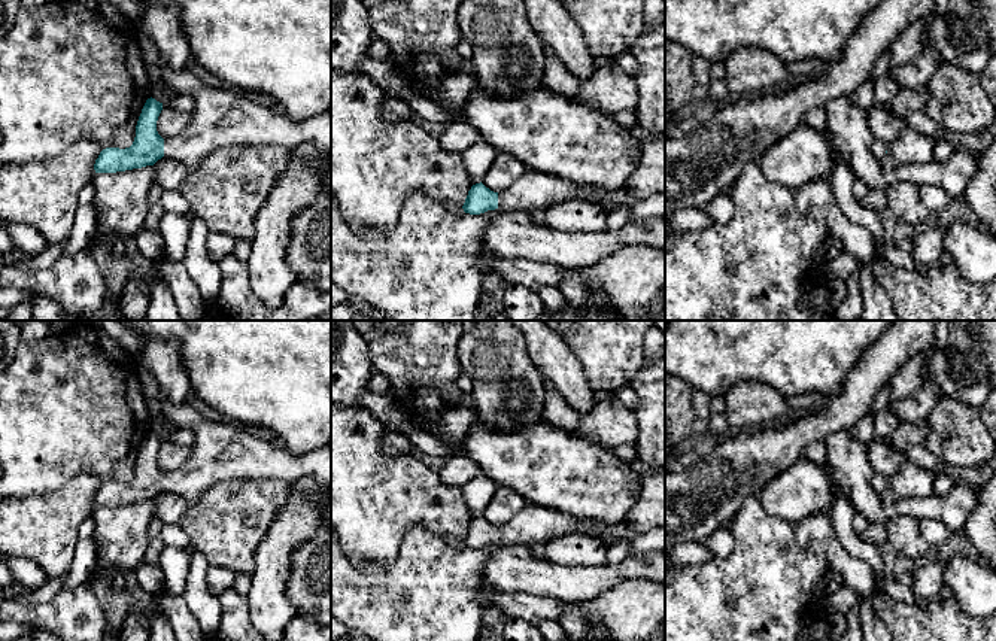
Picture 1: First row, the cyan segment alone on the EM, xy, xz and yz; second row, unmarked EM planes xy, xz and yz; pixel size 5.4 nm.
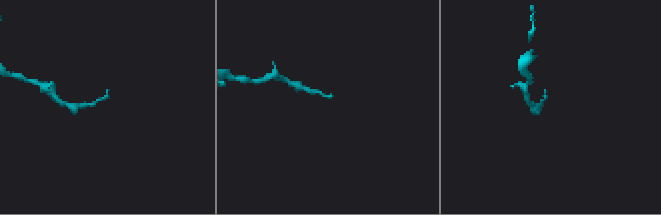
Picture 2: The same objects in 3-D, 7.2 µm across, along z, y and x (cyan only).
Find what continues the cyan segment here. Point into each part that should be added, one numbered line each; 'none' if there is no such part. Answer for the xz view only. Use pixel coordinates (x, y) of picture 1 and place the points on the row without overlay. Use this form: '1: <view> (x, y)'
1: xz (533, 525)

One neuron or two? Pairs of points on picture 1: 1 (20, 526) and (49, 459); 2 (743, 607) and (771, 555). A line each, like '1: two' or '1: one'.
1: two
2: one

